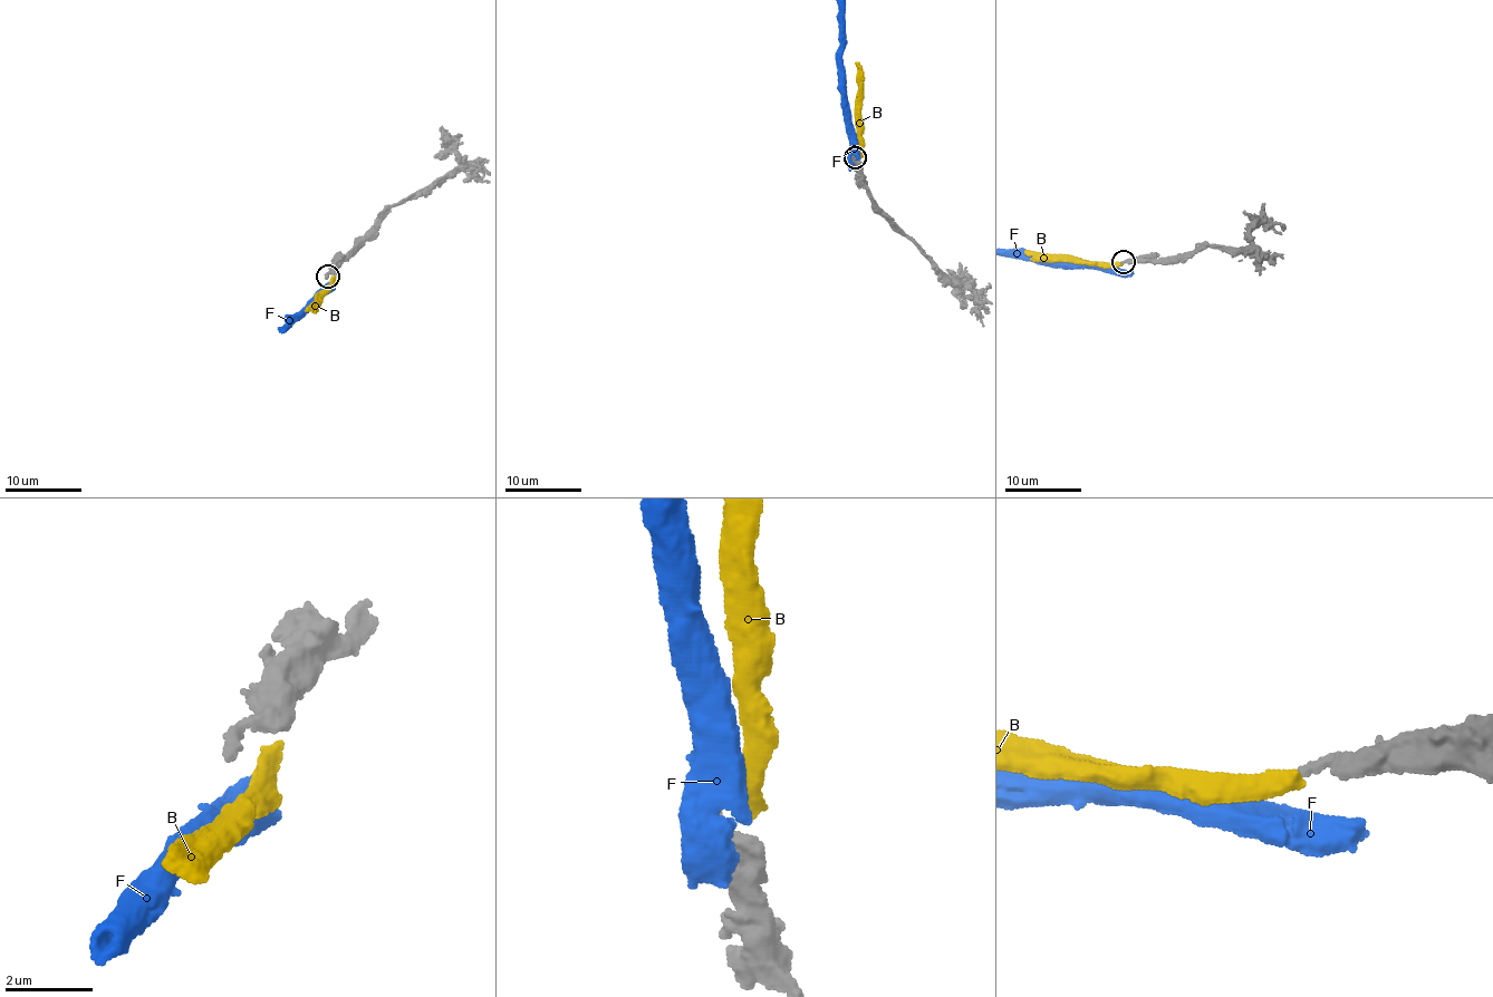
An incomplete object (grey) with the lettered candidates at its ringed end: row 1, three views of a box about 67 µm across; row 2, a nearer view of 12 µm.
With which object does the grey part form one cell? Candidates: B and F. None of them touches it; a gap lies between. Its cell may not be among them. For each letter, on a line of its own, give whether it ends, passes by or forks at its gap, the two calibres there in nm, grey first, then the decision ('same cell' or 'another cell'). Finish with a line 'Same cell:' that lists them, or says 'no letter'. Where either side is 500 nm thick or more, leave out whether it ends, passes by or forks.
B: it ends; calibres 260 and 440 nm; same cell
F: calibres 260 and 750 nm; another cell
Same cell: B

